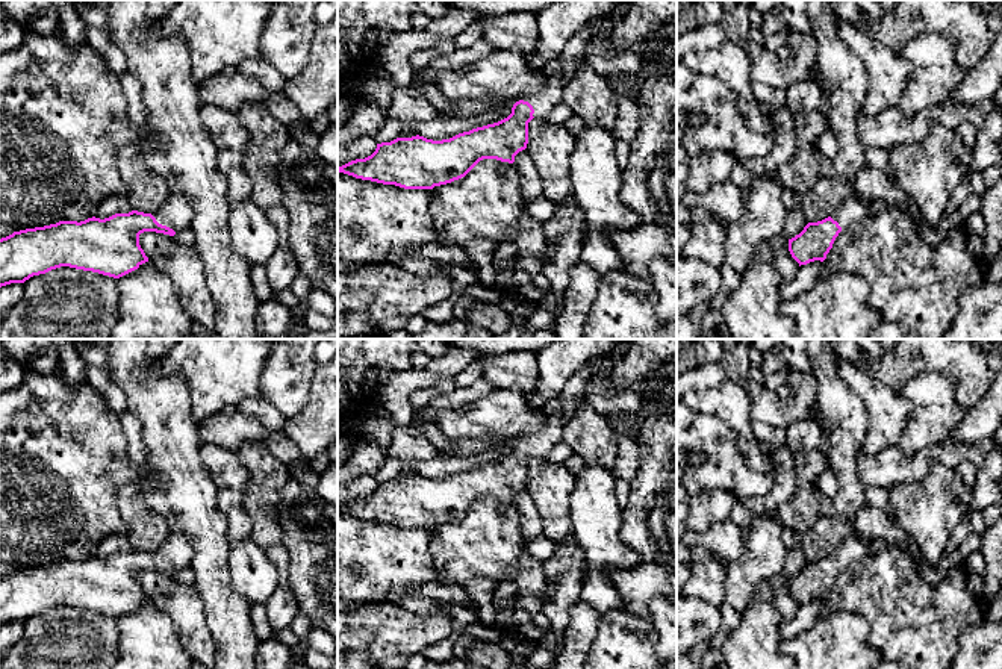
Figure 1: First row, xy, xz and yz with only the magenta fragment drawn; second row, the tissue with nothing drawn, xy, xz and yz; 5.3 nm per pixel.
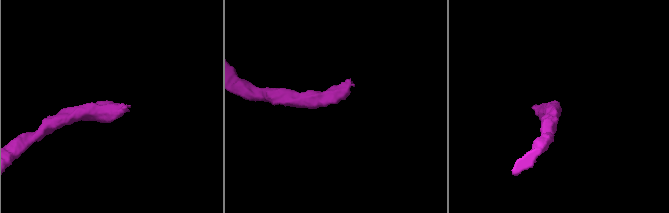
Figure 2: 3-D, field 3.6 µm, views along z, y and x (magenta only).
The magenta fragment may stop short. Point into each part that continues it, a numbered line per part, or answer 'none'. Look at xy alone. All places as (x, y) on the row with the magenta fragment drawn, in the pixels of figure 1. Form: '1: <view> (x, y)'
1: xy (176, 214)

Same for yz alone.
1: yz (855, 209)

